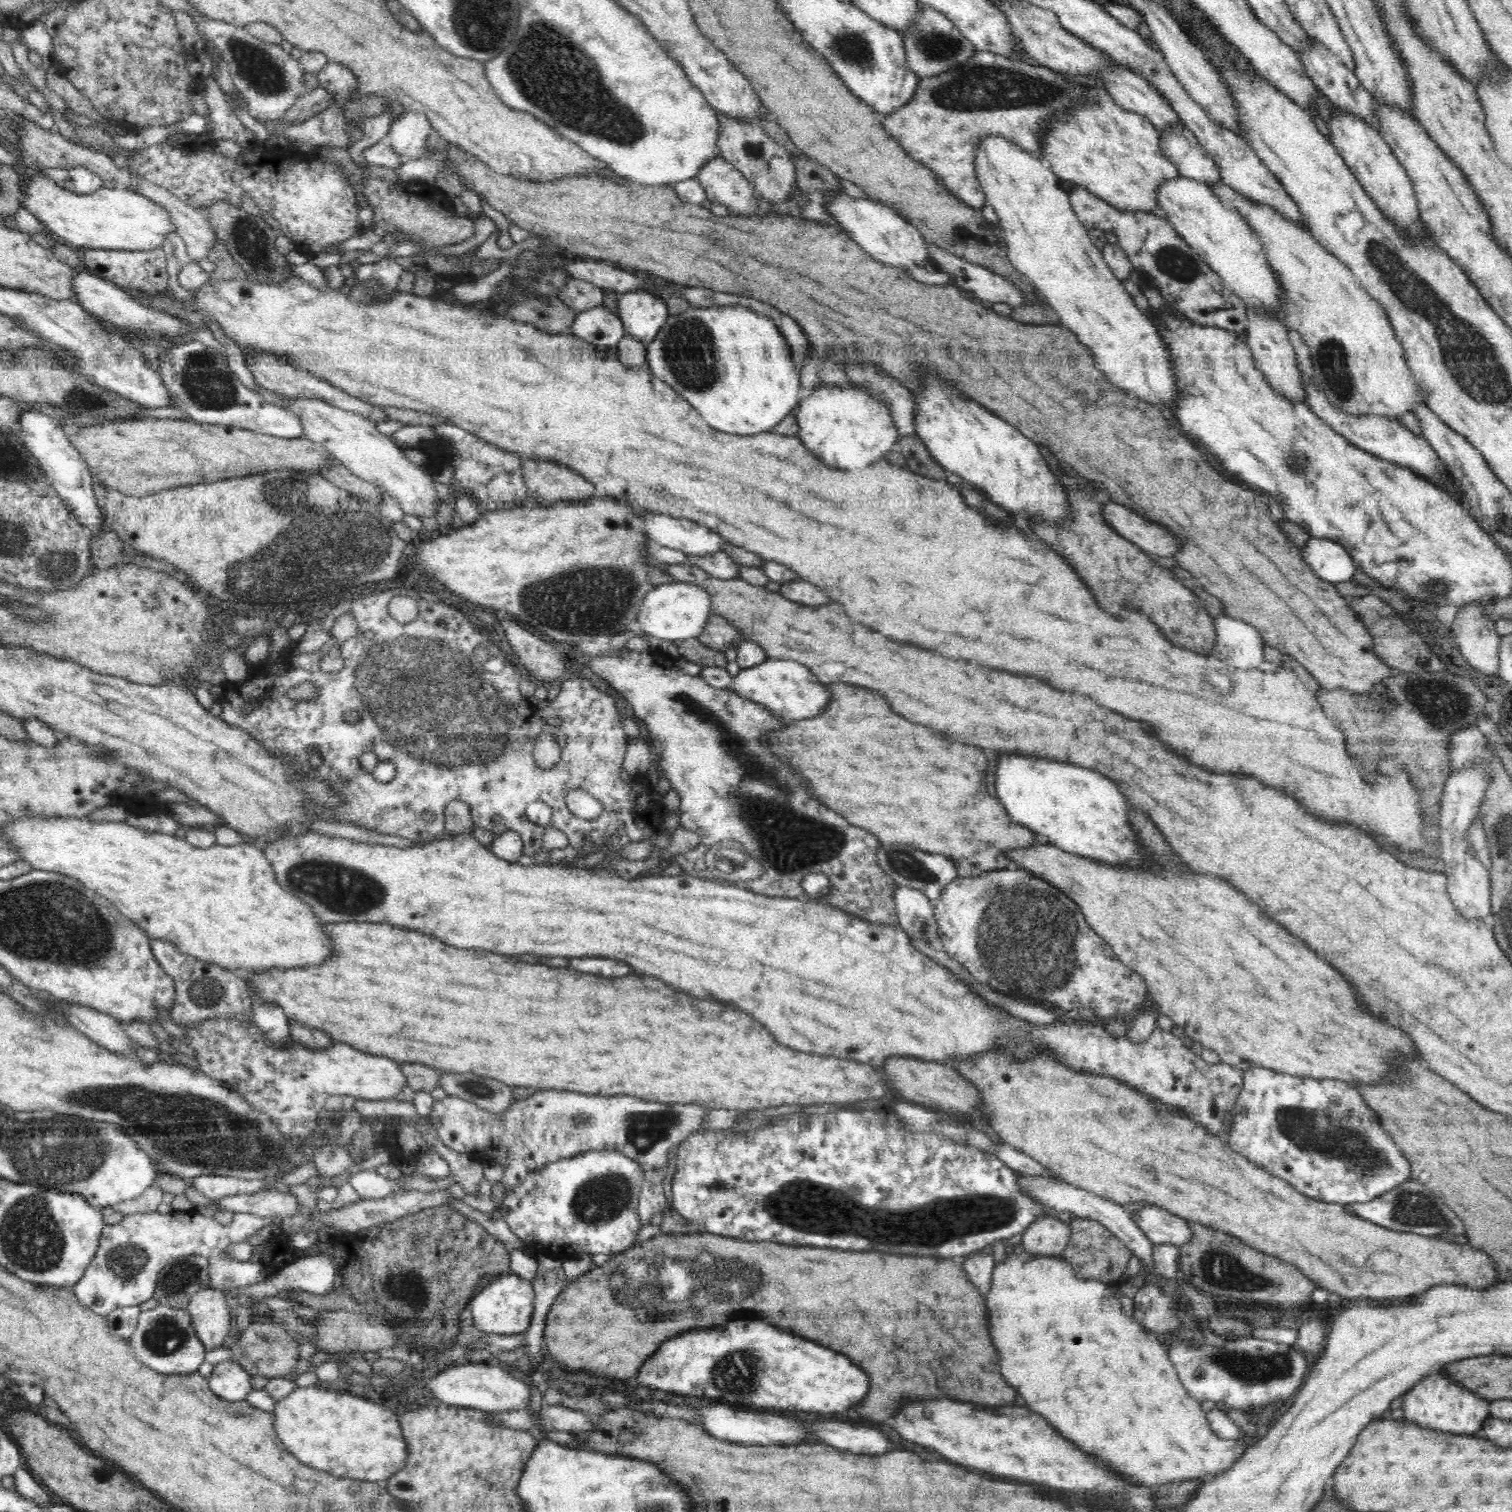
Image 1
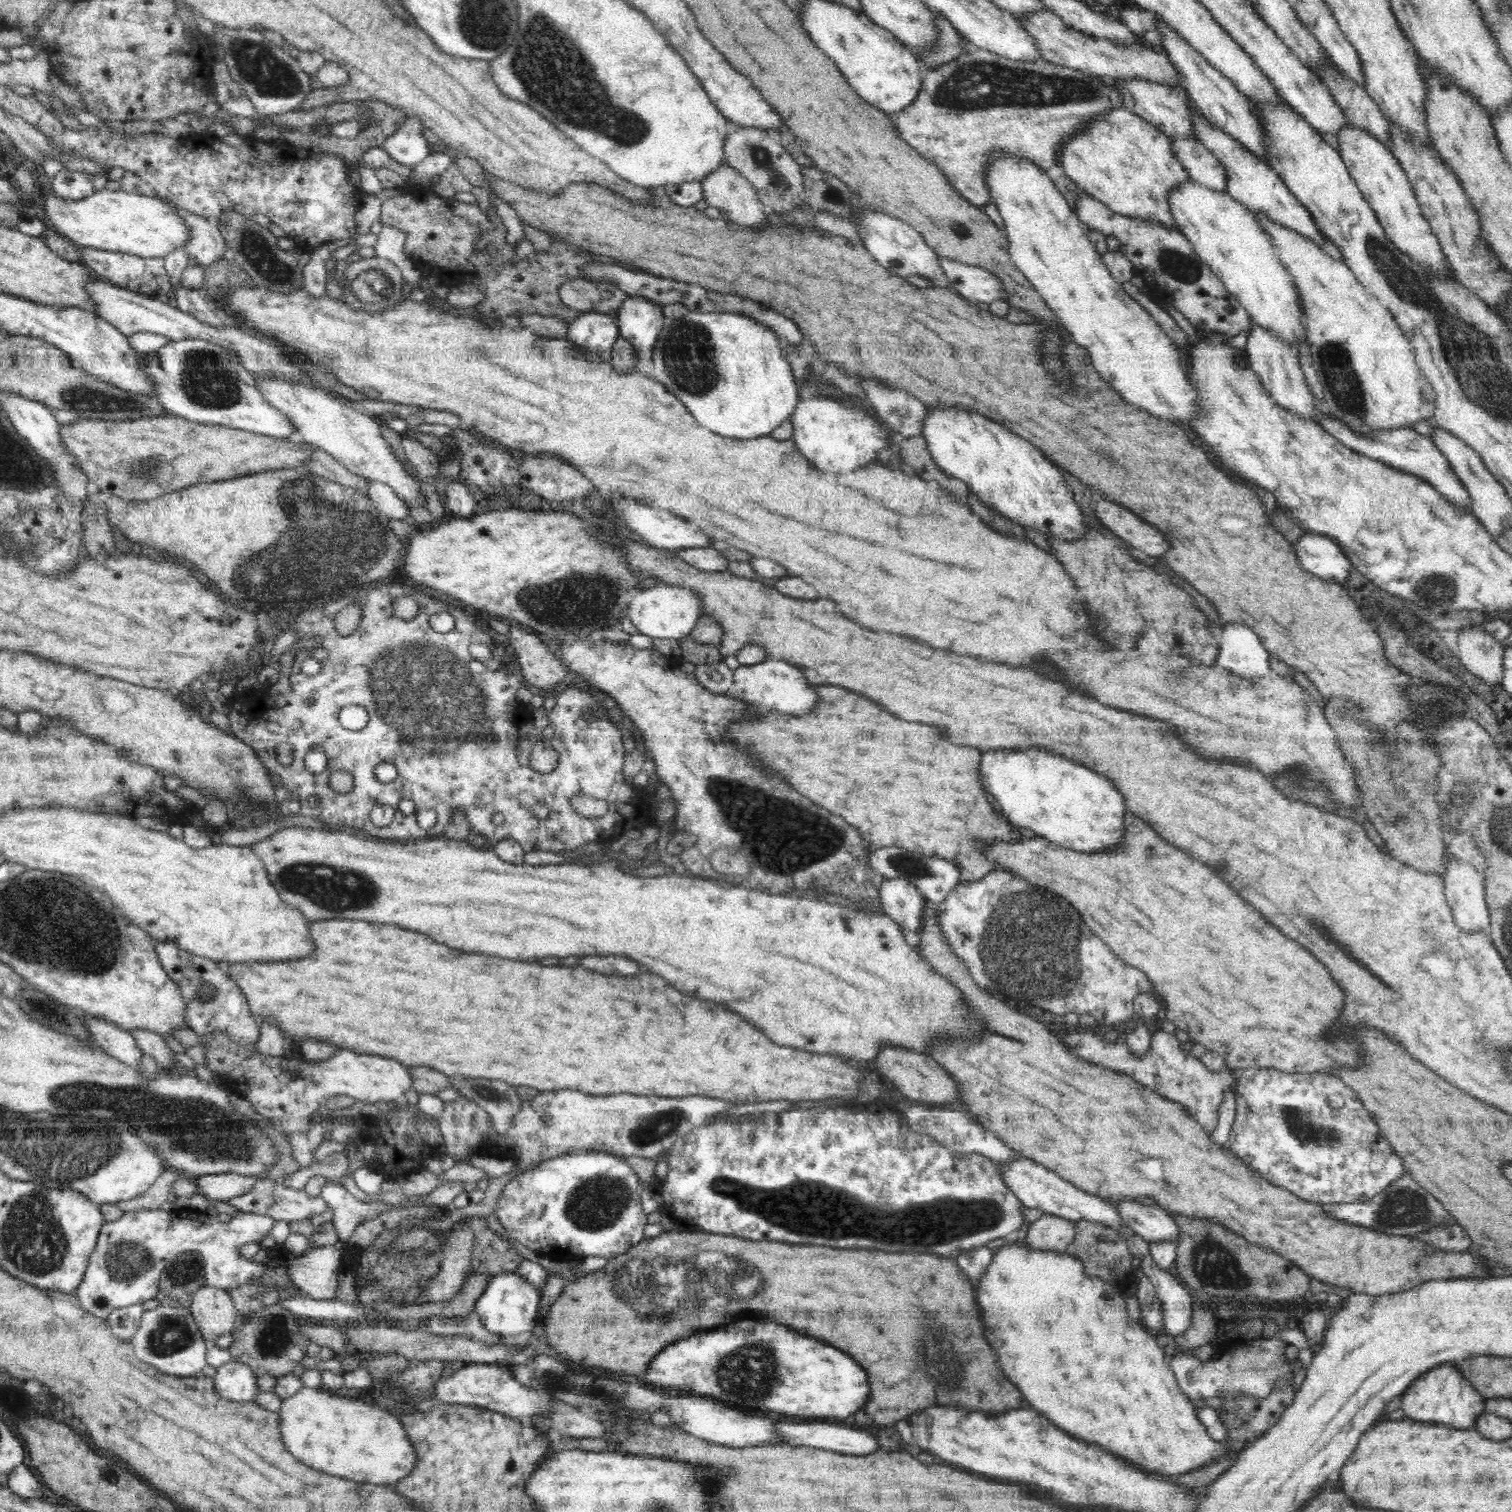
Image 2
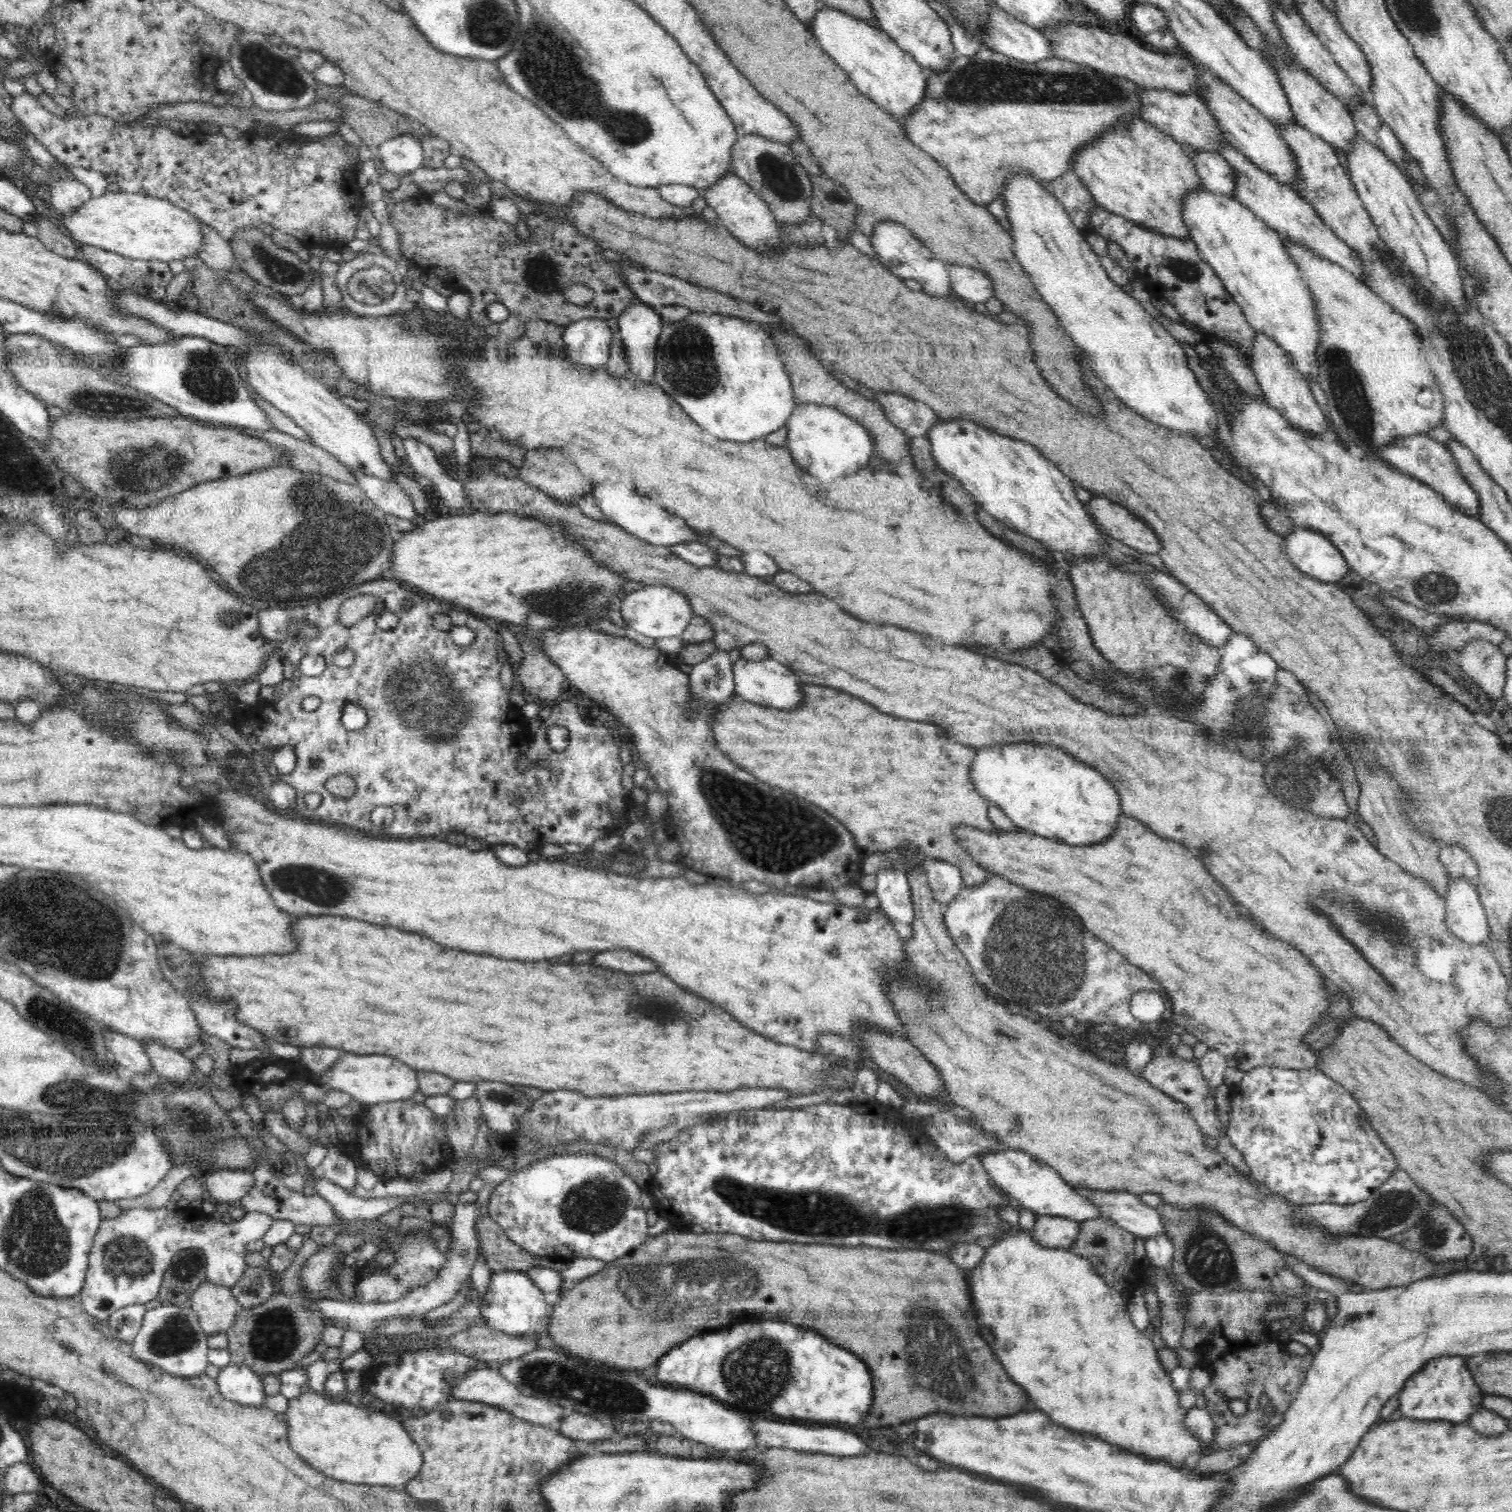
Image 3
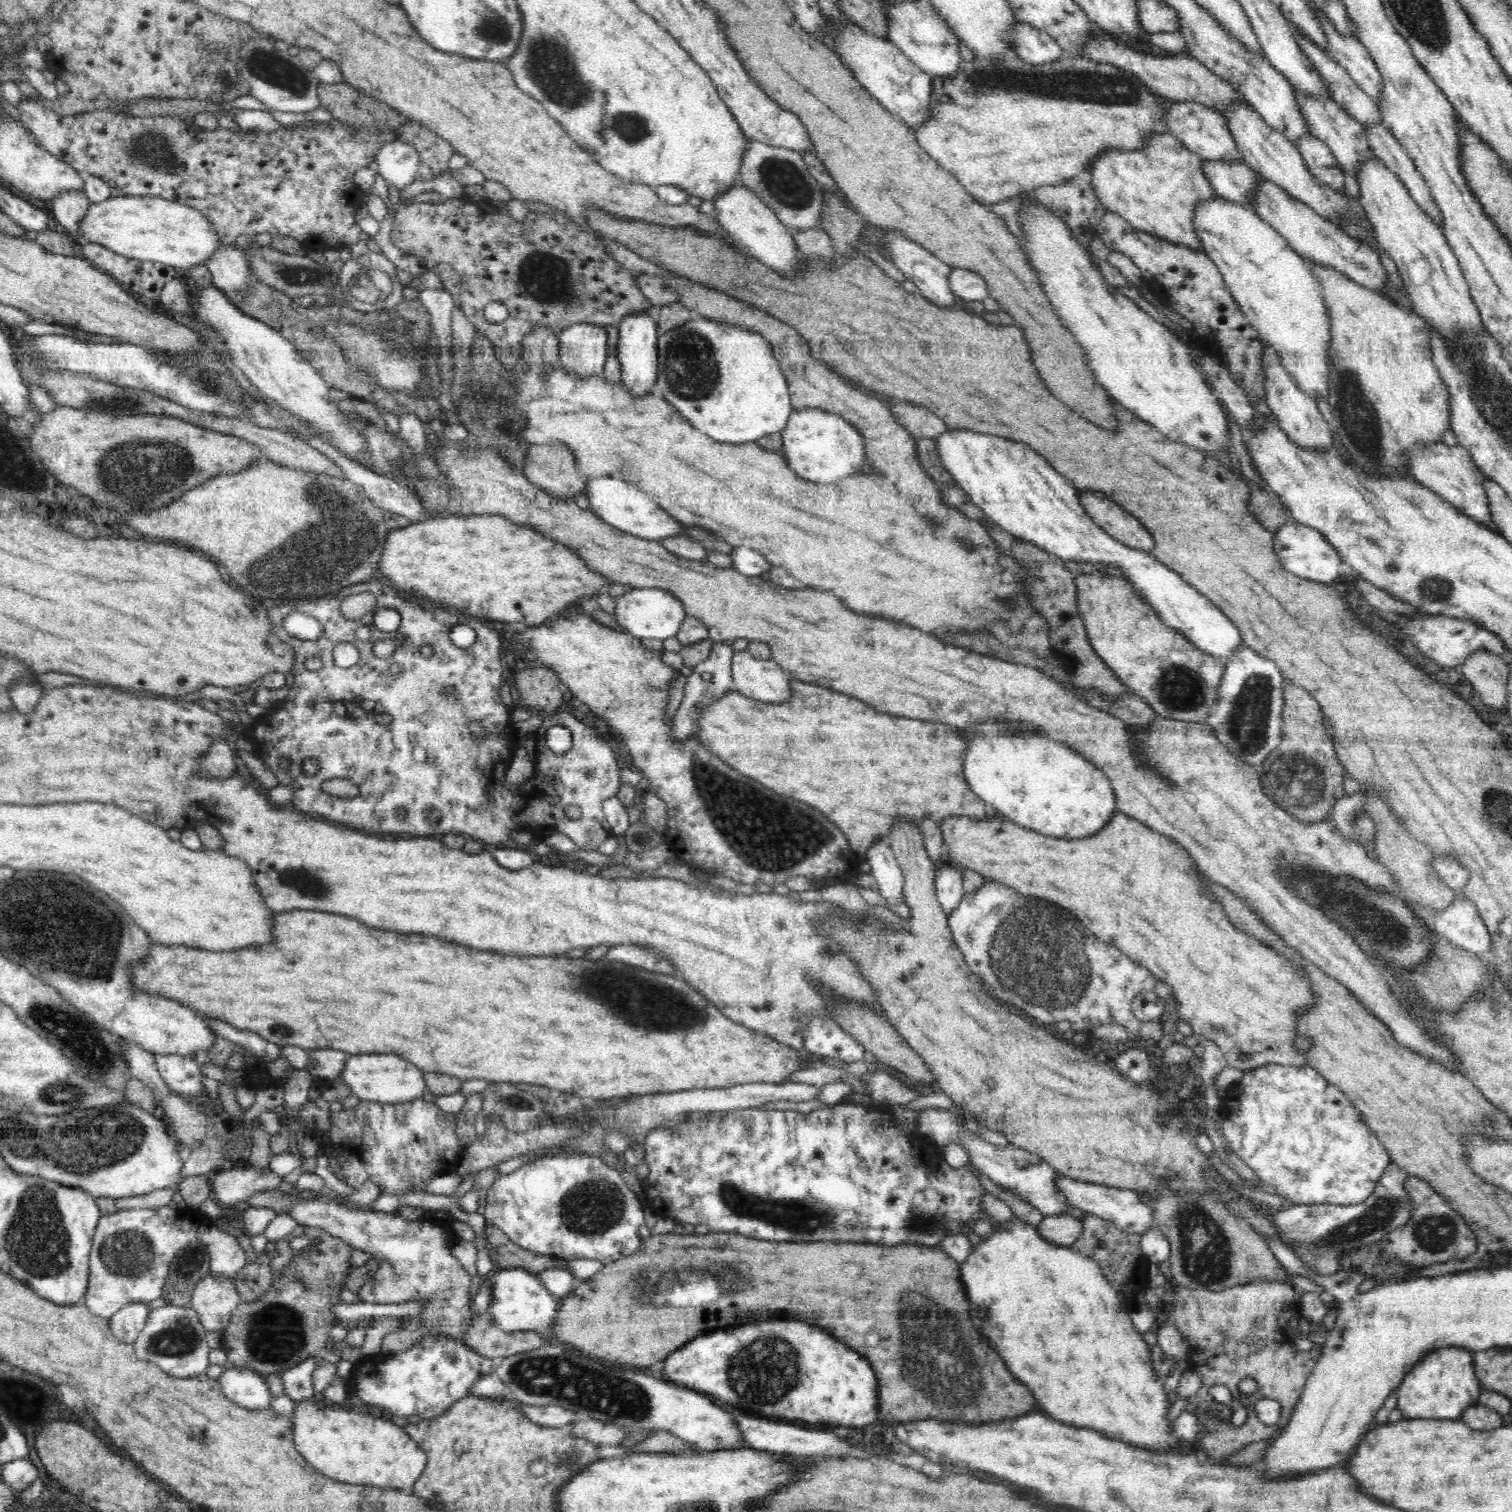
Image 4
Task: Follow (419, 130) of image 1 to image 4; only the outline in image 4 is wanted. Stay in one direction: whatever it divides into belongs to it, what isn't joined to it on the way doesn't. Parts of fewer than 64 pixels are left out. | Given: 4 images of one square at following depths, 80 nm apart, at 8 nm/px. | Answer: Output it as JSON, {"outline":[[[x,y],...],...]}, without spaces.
{"outline":[[[399,140],[384,144],[375,156],[374,167],[382,180],[402,192],[419,178],[420,157],[411,145]]]}

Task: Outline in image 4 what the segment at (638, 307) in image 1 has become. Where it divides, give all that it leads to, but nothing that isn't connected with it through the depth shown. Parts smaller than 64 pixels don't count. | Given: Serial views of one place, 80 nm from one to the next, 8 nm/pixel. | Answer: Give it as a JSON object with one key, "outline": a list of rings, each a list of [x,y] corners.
{"outline":[[[637,311],[624,316],[619,325],[617,357],[621,366],[620,382],[632,396],[648,396],[656,392],[658,374],[658,327],[654,313]]]}

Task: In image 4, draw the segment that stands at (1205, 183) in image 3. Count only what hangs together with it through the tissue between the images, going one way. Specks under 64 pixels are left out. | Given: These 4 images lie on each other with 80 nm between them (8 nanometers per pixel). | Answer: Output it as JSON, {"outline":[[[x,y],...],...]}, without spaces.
{"outline":[[[1202,159],[1202,171],[1204,171],[1204,175],[1208,177],[1208,181],[1212,185],[1214,197],[1252,209],[1252,190],[1256,188],[1259,174],[1255,170],[1252,170],[1246,163],[1228,162],[1226,164],[1221,160]]]}

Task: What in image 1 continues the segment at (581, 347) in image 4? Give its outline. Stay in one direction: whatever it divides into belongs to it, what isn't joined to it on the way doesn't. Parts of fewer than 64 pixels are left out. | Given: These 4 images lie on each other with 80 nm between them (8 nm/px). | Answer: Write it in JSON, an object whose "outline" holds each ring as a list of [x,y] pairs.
{"outline":[[[603,305],[578,312],[571,330],[574,337],[610,351],[626,336],[621,318]]]}

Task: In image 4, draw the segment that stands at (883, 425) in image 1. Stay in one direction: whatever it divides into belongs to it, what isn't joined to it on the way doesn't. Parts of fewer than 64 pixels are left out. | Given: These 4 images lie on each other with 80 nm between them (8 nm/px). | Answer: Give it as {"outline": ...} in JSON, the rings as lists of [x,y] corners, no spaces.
{"outline":[[[819,408],[794,409],[784,430],[781,430],[782,452],[792,472],[802,480],[830,484],[860,470],[865,462],[864,443],[857,428],[845,417]]]}

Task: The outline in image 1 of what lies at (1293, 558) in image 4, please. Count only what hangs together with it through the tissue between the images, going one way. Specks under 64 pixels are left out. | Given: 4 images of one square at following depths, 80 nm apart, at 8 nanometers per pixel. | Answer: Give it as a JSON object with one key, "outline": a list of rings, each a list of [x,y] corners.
{"outline":[[[1310,537],[1300,549],[1306,564],[1324,580],[1348,581],[1356,572],[1357,562],[1332,539]]]}

